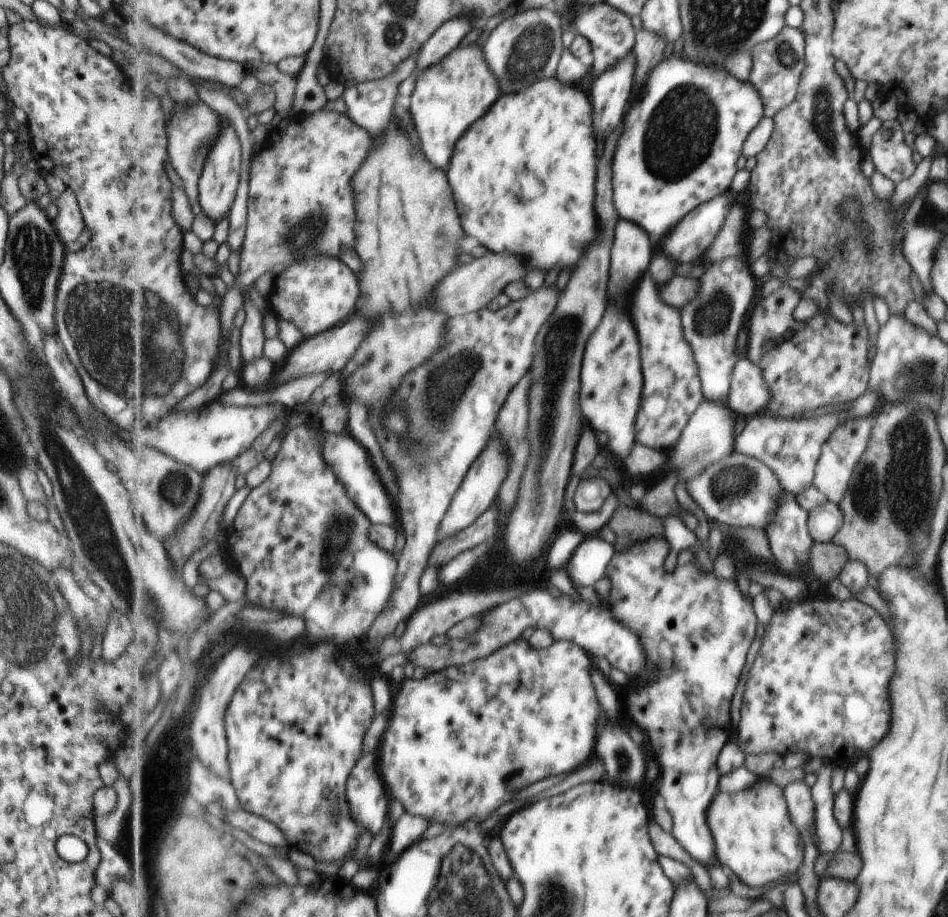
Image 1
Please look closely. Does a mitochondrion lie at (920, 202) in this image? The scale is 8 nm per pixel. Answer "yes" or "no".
no

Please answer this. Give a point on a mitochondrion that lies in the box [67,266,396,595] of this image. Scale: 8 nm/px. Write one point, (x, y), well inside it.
(339, 534)

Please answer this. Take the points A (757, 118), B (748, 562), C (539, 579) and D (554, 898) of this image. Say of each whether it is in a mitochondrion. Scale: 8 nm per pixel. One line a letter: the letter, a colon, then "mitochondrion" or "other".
A: other
B: other
C: other
D: mitochondrion

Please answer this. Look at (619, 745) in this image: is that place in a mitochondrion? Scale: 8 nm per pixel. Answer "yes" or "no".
yes

